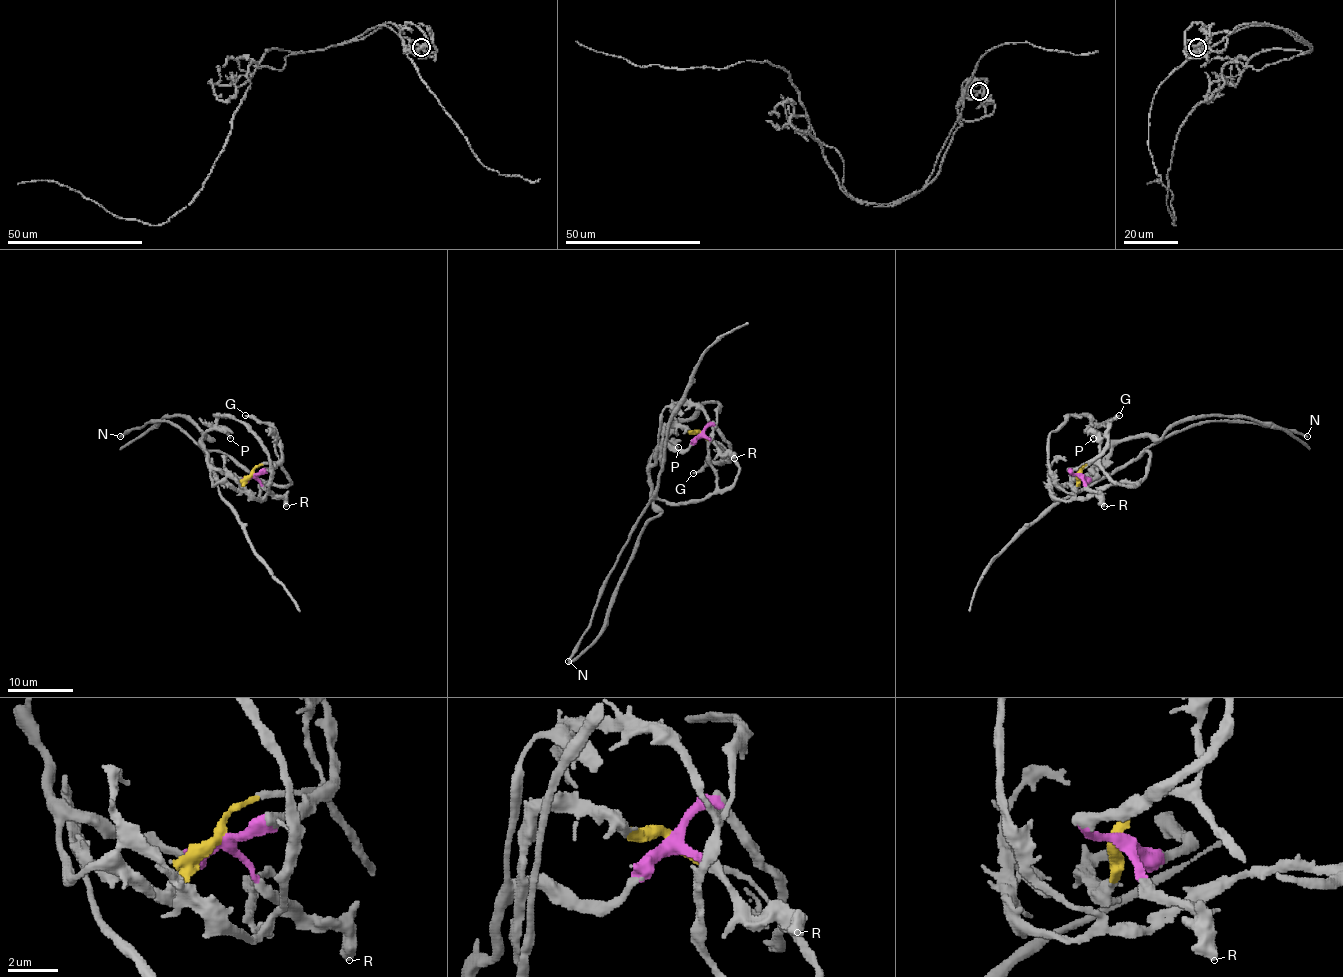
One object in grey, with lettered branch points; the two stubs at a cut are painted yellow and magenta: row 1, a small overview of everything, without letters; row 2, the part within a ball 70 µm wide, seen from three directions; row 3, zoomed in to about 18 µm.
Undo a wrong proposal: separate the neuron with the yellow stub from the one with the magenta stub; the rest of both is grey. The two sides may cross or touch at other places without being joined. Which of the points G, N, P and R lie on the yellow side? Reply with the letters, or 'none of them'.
N

